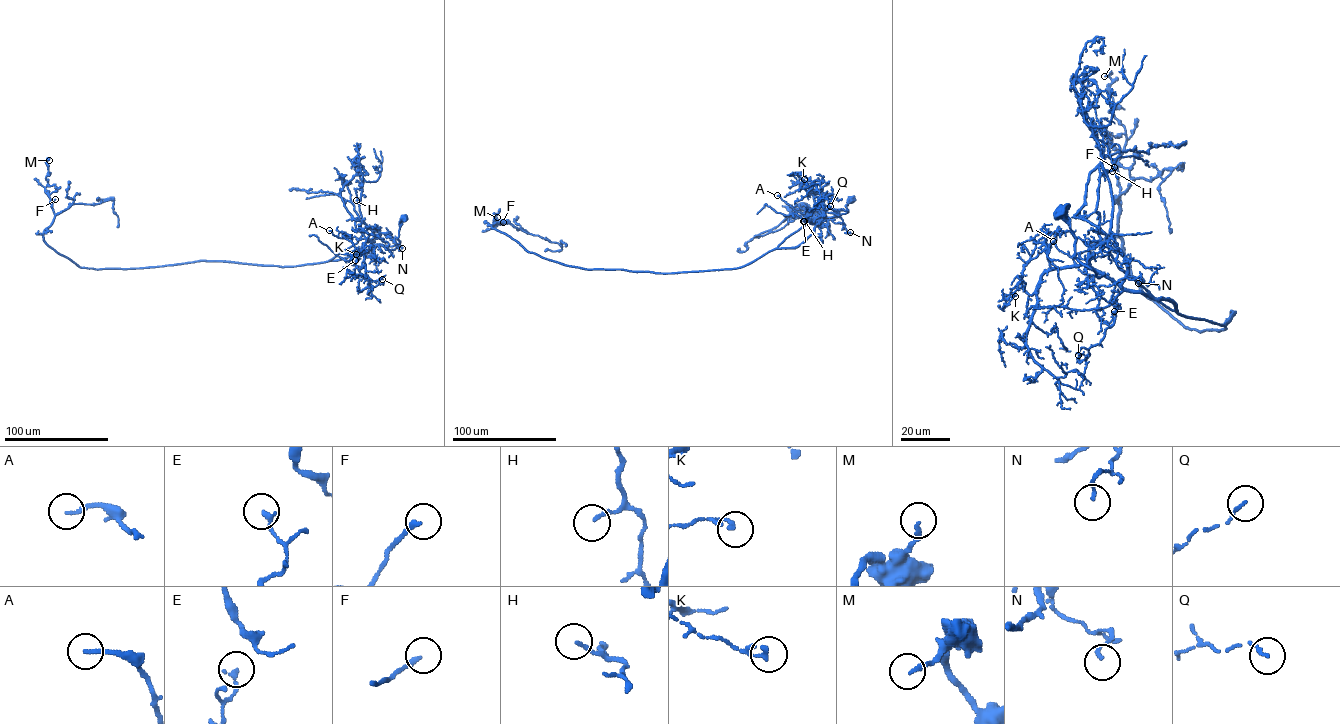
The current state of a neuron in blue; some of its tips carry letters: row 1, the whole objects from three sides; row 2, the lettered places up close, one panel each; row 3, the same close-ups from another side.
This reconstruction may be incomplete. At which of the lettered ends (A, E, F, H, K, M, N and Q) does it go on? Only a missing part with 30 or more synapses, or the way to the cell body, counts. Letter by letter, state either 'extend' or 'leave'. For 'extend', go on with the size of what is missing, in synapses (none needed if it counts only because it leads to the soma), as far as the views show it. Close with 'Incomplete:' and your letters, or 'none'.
A: leave
E: leave
F: leave
H: leave
K: leave
M: leave
N: leave
Q: leave
Incomplete: none

